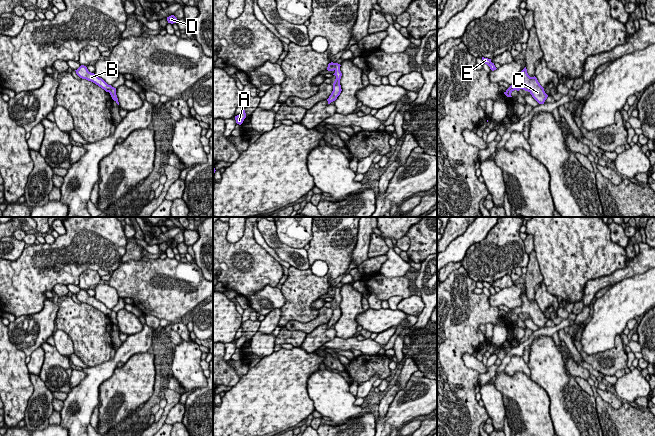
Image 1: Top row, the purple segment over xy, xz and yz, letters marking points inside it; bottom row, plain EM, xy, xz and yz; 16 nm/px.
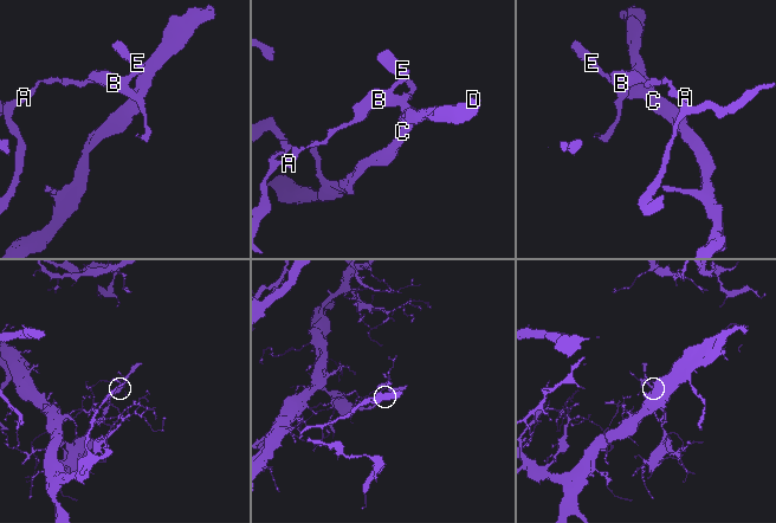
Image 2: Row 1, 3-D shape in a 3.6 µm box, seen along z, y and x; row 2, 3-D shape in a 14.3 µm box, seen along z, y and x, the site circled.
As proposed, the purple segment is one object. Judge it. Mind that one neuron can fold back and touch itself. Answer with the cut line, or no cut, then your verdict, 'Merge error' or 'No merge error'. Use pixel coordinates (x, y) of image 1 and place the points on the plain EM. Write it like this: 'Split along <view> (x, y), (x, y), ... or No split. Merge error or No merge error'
Split along xy (112, 311), (109, 316). Merge error

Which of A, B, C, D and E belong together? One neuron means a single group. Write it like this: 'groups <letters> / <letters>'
groups A B E / C D

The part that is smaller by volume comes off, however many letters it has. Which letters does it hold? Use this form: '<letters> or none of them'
C, D

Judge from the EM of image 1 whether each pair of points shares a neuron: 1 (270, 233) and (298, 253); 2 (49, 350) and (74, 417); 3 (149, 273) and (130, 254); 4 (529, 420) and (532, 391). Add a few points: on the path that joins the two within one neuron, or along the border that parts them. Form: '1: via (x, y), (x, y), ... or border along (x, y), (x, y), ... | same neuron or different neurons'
1: via (273, 241), (285, 253), (290, 253) | same neuron
2: border along (72, 388), (67, 394) | different neurons
3: border along (141, 259), (121, 262) | different neurons
4: via (529, 413), (529, 398) | same neuron

